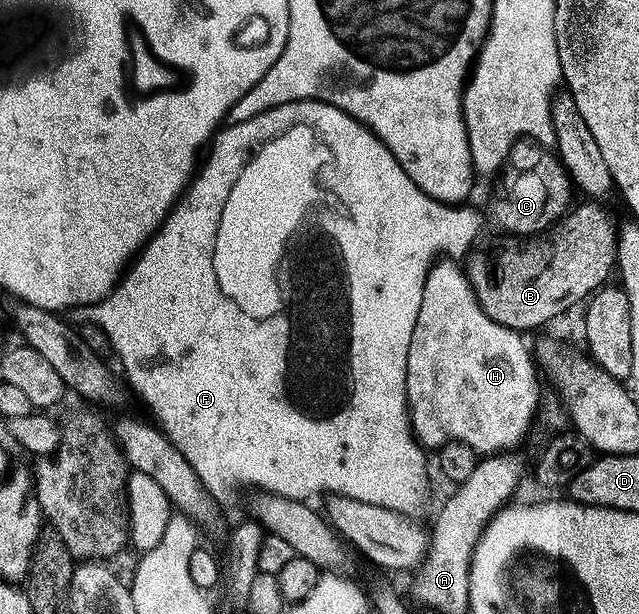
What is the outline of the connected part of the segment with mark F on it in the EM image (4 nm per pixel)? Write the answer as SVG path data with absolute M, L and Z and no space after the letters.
M318 100L288 102L279 107L268 109L248 121L240 121L239 123L223 126L213 136L212 146L209 151L210 156L207 157L206 164L204 164L204 159L200 170L191 178L184 194L171 207L168 214L166 214L166 219L159 225L158 230L151 235L145 247L134 256L122 278L114 284L113 289L107 293L104 299L100 300L99 303L93 304L92 312L94 311L94 314L92 314L92 320L100 329L104 329L104 333L110 342L111 352L115 356L118 354L119 361L126 366L126 379L134 386L135 393L150 406L151 413L155 415L153 418L160 424L161 430L166 432L167 439L172 445L176 445L176 449L180 449L180 453L184 453L184 457L192 465L192 469L196 471L202 484L205 485L207 491L219 504L229 501L230 483L234 487L258 487L254 489L262 493L283 495L289 499L293 499L299 493L302 493L298 491L304 490L305 487L323 487L323 492L326 493L338 492L341 495L355 498L357 501L367 502L368 505L383 506L384 509L395 510L398 514L418 517L418 514L422 511L422 503L414 496L413 487L426 487L429 485L430 479L426 476L427 452L422 444L414 438L414 429L410 425L410 412L406 405L408 346L411 345L412 330L415 329L416 317L419 316L426 274L438 257L436 255L444 253L446 255L443 256L451 260L463 260L471 252L472 248L470 247L477 239L484 225L483 215L476 208L470 207L471 204L468 203L440 203L428 197L404 173L403 167L396 161L391 151L366 126L356 121L350 114L336 109L330 103L322 103Z

